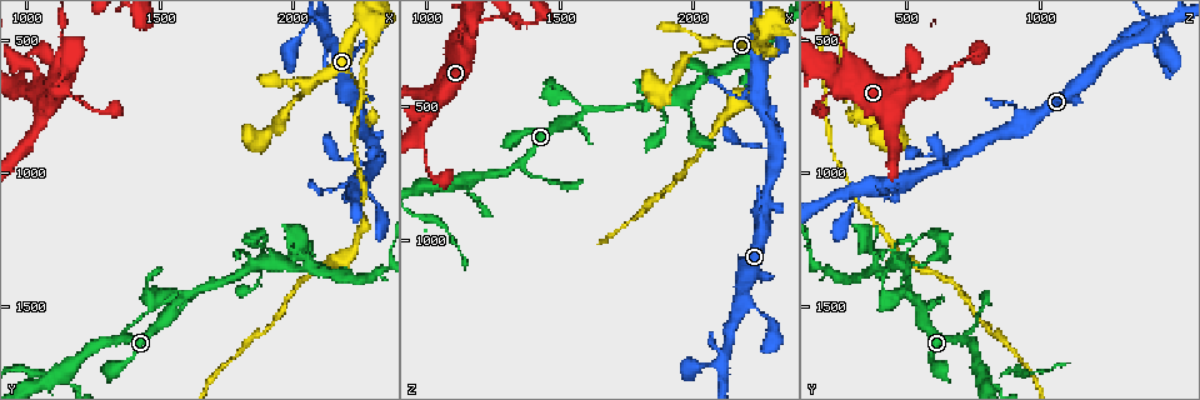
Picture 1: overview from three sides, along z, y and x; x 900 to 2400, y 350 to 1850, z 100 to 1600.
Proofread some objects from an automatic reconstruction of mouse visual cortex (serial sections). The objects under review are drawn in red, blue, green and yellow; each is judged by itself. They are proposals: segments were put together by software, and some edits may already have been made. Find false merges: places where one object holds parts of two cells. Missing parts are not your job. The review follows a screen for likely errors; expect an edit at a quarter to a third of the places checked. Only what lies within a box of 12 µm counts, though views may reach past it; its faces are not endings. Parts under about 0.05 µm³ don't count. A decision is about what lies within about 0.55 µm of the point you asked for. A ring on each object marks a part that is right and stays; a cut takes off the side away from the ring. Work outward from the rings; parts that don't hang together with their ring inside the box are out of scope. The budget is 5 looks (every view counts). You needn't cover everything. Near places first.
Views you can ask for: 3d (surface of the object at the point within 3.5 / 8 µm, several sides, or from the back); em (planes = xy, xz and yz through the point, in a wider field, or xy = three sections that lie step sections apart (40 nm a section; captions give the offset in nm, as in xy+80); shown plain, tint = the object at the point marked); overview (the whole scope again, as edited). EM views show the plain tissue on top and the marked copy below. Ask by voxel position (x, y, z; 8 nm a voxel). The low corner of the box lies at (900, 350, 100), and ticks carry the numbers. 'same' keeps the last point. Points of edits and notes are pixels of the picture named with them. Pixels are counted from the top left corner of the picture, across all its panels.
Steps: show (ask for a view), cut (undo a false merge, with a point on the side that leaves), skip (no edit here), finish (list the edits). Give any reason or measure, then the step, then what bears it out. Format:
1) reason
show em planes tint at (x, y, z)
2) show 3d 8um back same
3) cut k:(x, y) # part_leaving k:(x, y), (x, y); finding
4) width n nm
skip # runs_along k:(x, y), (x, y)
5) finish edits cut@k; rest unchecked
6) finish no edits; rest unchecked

thick turns thin
show em xy step 3 tint at (1130, 520, 260)

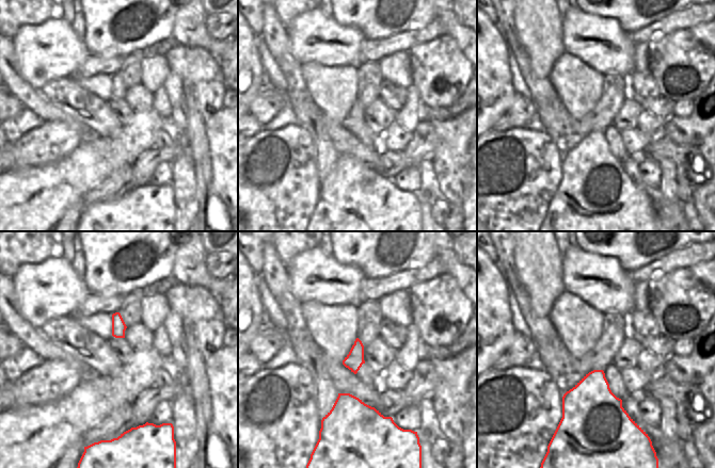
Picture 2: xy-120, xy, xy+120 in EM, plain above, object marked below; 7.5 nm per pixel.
show 3d 3.5um same

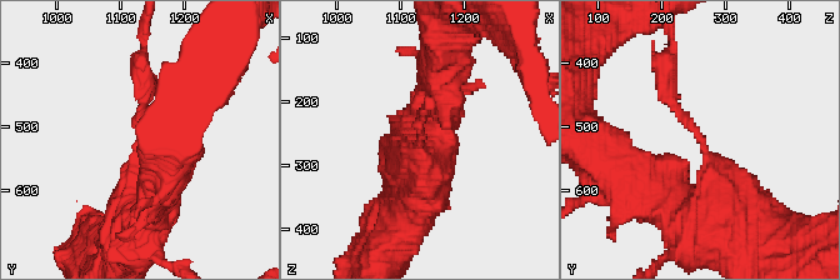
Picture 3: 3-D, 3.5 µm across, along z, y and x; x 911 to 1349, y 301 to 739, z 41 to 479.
cut 3:(670, 101) # part_leaving 3:(695, 133), (666, 90), (666, 33); two cells meet here

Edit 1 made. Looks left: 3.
two arms in line, one across
show 3d 3.5um at (1610, 1450, 510)

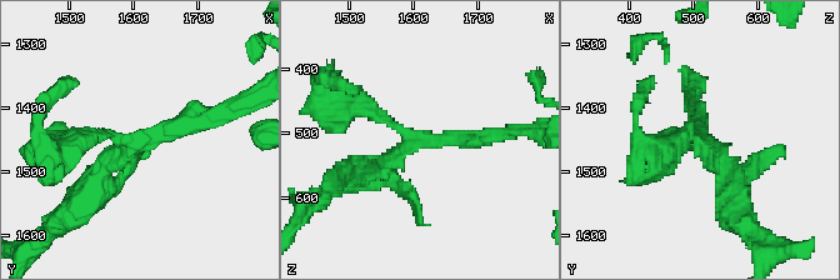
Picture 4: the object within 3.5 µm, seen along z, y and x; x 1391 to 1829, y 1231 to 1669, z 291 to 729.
show em xy step 3 tint at (1605, 1455, 510)

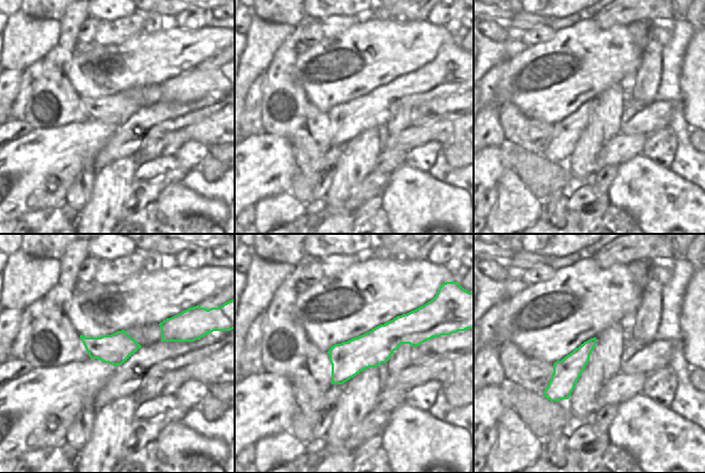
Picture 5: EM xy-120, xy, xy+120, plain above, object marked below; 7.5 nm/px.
arms 3
skip # runs_along 5:(422, 335), (390, 335), (334, 381); continuous, no second cell

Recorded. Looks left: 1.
finish edits cut@3; rest unchecked

